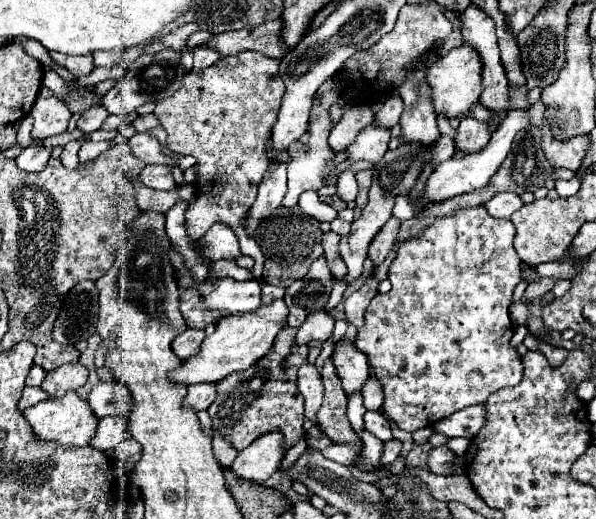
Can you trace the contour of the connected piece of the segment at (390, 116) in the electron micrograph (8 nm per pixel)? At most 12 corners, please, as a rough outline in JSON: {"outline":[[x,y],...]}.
{"outline":[[398,96],[382,104],[376,114],[378,126],[392,128],[402,114]]}

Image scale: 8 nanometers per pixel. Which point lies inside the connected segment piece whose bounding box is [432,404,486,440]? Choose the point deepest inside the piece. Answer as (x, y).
(466, 423)

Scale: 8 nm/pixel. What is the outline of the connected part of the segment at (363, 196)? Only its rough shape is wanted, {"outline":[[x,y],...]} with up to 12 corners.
{"outline":[[372,170],[356,172],[356,208],[366,206]]}

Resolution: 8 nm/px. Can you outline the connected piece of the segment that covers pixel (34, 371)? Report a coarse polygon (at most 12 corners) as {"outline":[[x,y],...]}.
{"outline":[[32,366],[26,378],[28,386],[40,386],[46,370]]}

